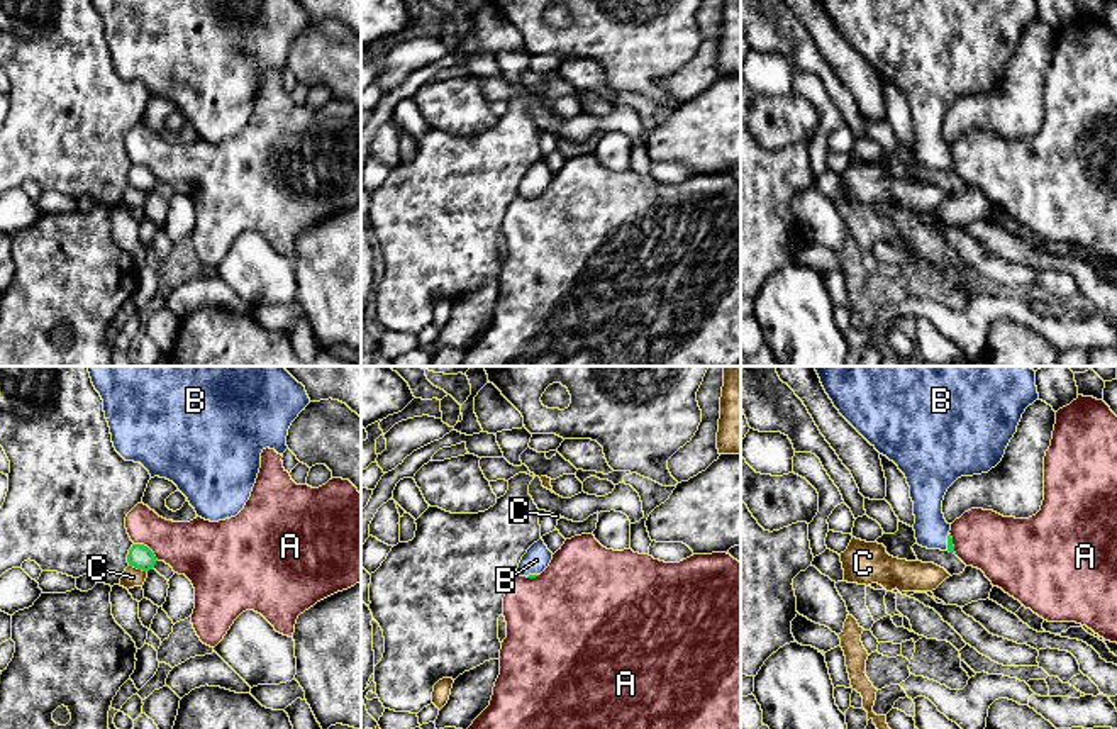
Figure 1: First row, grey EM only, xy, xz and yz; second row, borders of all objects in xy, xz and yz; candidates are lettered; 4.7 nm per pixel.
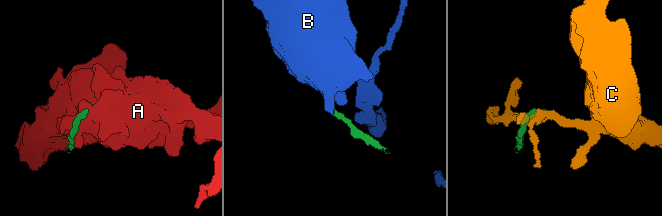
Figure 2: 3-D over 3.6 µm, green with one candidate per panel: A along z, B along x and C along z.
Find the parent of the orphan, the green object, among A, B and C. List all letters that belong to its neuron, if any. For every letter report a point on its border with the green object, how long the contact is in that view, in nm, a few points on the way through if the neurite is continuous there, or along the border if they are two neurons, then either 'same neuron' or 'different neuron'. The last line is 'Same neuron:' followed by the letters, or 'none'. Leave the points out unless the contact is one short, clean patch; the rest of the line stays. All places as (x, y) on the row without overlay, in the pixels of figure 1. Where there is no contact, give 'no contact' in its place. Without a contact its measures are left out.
A: meets green in xy at (148, 168); contact 150 nm long; different neuron
B: meets green in yz at (948, 163); contact 80 nm long; runs through yz (950, 160), (948, 163), (931, 150); same neuron
C: meets green in xy at (138, 189); contact 90 nm long; border along xy (129, 185), (146, 192); different neuron
Same neuron: B

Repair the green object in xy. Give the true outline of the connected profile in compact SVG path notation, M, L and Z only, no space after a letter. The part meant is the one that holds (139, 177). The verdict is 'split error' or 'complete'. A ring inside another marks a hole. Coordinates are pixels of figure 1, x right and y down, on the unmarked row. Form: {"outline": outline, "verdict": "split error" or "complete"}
{"outline": "M132 164L132 168L129 170L127 175L129 186L134 186L142 192L149 192L154 188L156 181L158 180L154 173L144 164Z", "verdict": "complete"}

